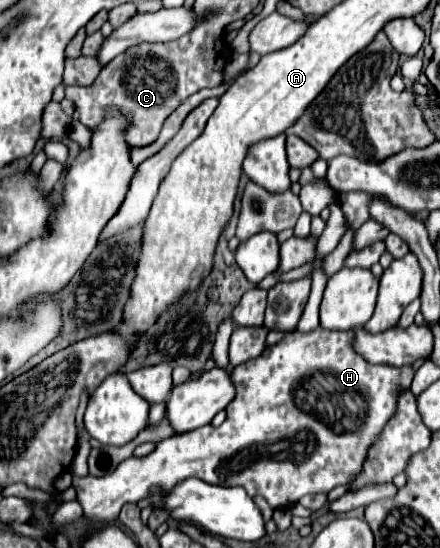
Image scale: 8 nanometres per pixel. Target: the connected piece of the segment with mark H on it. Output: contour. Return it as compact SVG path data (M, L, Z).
M318 327L312 333L290 331L280 343L266 347L266 351L254 361L234 367L230 377L236 395L228 403L228 417L220 427L206 425L162 439L150 455L140 459L128 457L106 477L72 477L78 501L84 507L84 521L90 525L112 523L124 503L138 503L148 495L150 487L158 485L170 489L188 477L198 477L222 487L244 487L250 497L264 497L272 509L290 507L304 495L328 493L336 485L346 485L356 473L360 473L368 447L394 415L396 395L400 389L410 387L414 371L412 367L396 369L390 365L370 365L354 349L350 331L326 331Z

